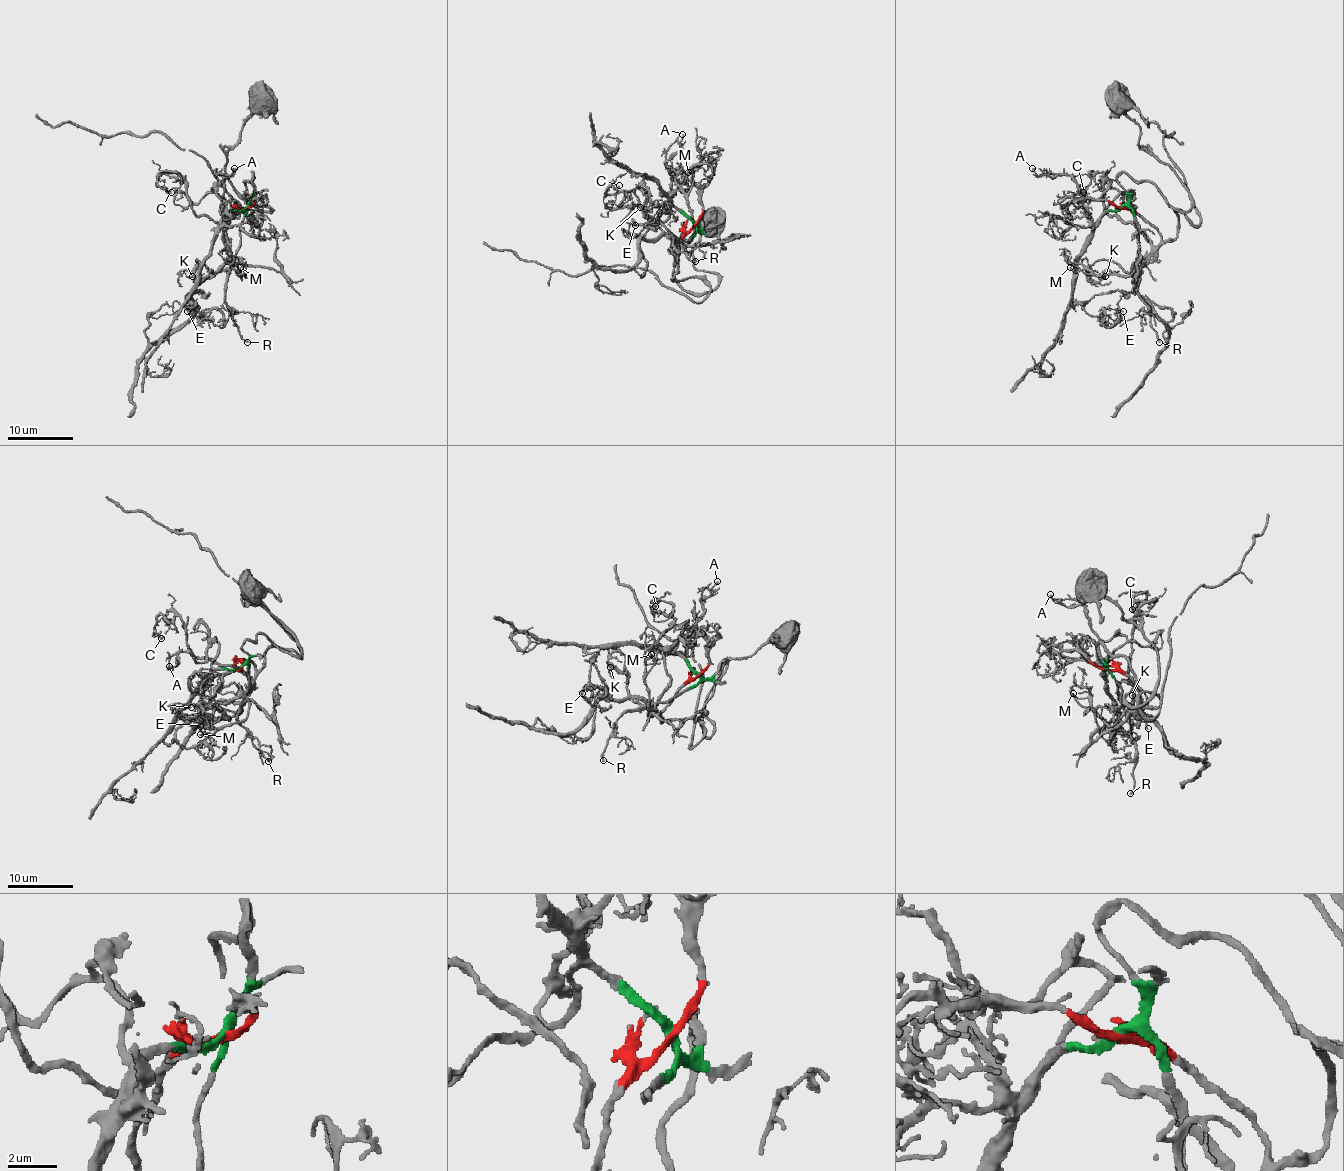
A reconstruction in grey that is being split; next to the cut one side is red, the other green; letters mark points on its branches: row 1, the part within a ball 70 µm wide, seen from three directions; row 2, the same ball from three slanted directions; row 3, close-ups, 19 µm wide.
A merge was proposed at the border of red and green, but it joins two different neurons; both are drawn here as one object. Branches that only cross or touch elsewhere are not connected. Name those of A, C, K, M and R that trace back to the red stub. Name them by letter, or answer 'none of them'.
C, K

